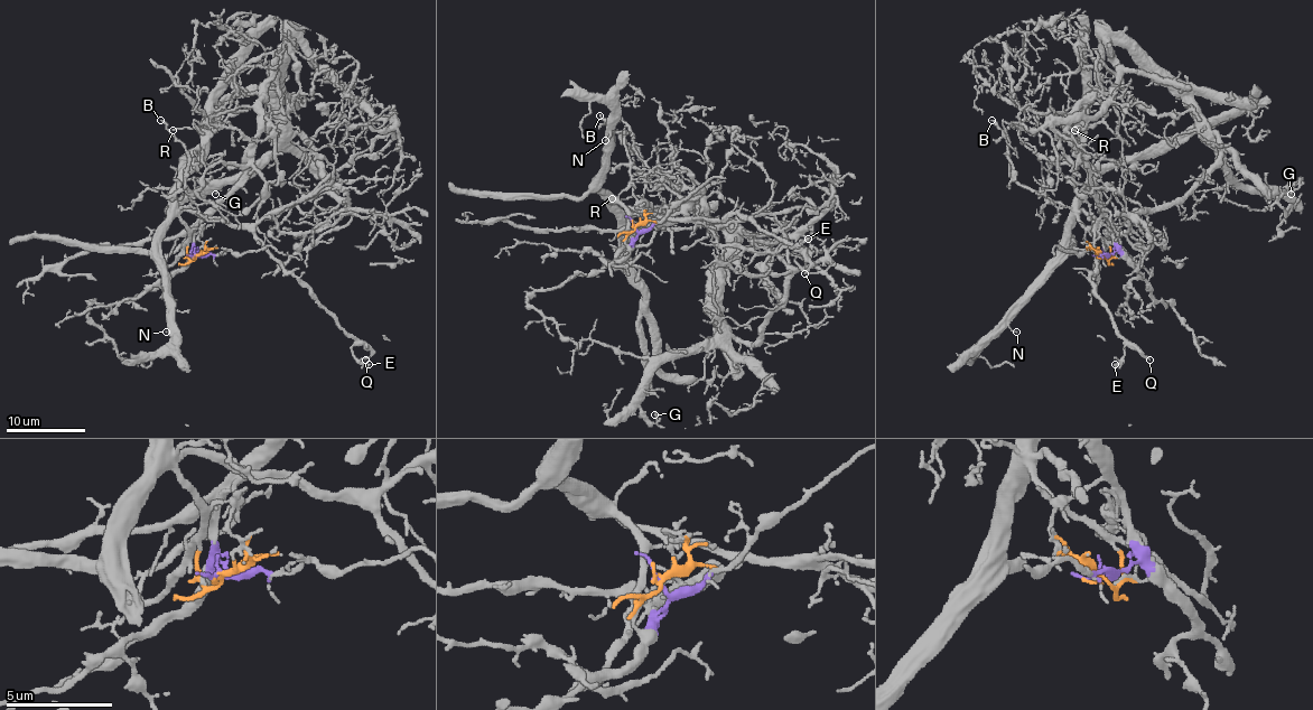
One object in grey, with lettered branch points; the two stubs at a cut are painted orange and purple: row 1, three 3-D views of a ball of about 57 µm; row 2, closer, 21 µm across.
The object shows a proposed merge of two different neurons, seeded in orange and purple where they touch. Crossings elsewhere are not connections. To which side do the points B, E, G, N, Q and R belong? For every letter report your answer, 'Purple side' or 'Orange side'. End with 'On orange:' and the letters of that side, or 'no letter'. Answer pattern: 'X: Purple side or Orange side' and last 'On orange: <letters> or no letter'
B: Orange side
E: Orange side
G: Purple side
N: Orange side
Q: Orange side
R: Orange side
On orange: B, E, N, Q, R

